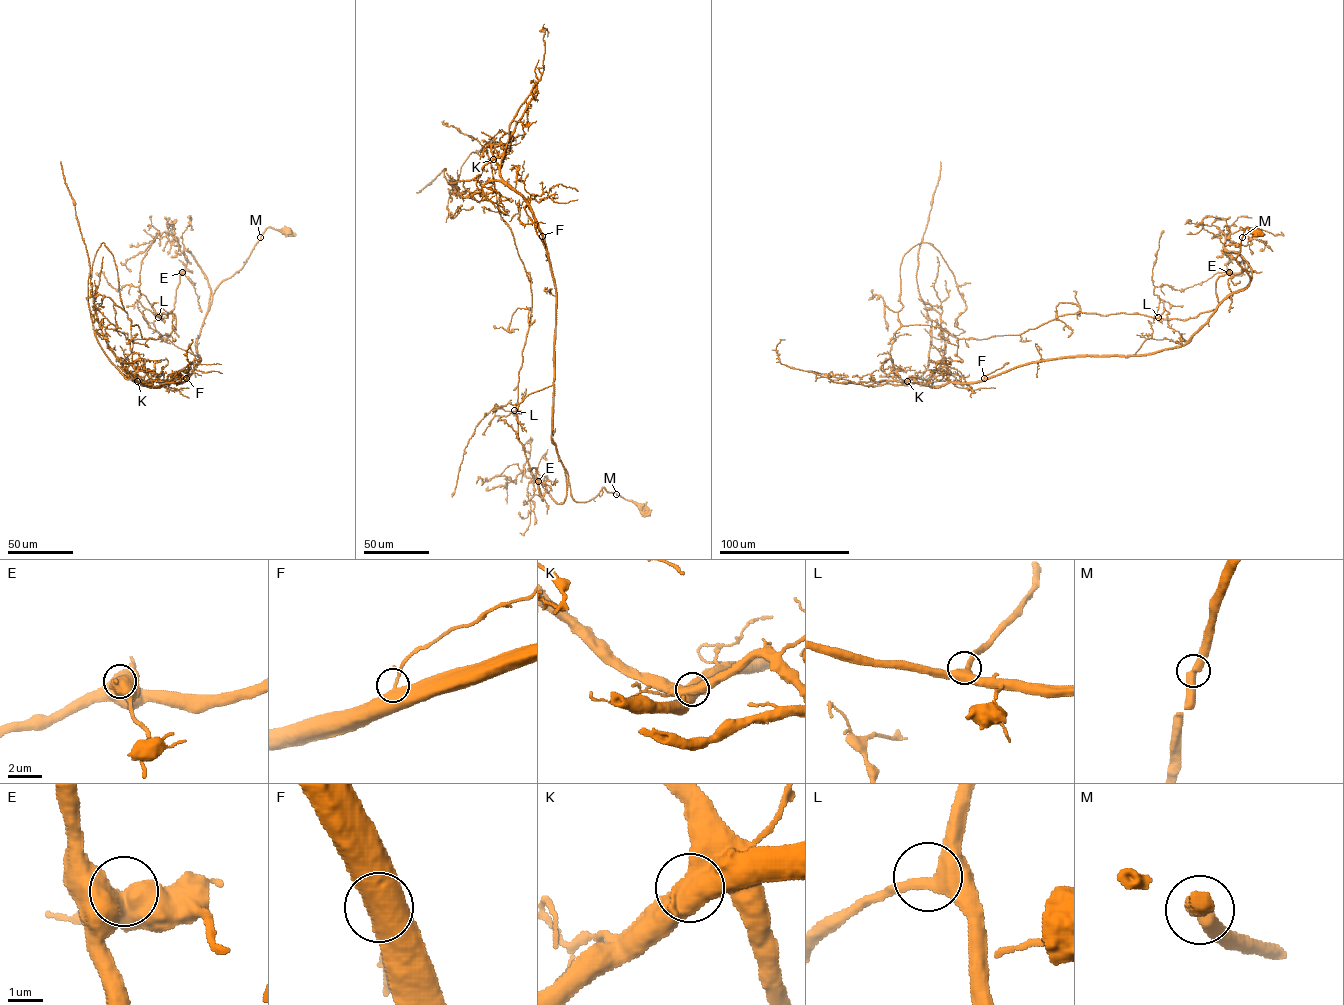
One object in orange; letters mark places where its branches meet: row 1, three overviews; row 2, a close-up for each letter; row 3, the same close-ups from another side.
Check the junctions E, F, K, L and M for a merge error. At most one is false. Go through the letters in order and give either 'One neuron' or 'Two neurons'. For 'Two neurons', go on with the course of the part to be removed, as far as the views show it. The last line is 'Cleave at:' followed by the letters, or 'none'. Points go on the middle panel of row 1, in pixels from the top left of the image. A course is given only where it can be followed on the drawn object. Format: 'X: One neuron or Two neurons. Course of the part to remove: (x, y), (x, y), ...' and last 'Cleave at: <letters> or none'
E: One neuron
F: One neuron
K: Two neurons. Course of the part to remove: (493, 159), (474, 178), (448, 183), (444, 177), (445, 168), (430, 183), (416, 192)
L: One neuron
M: One neuron
Cleave at: K

